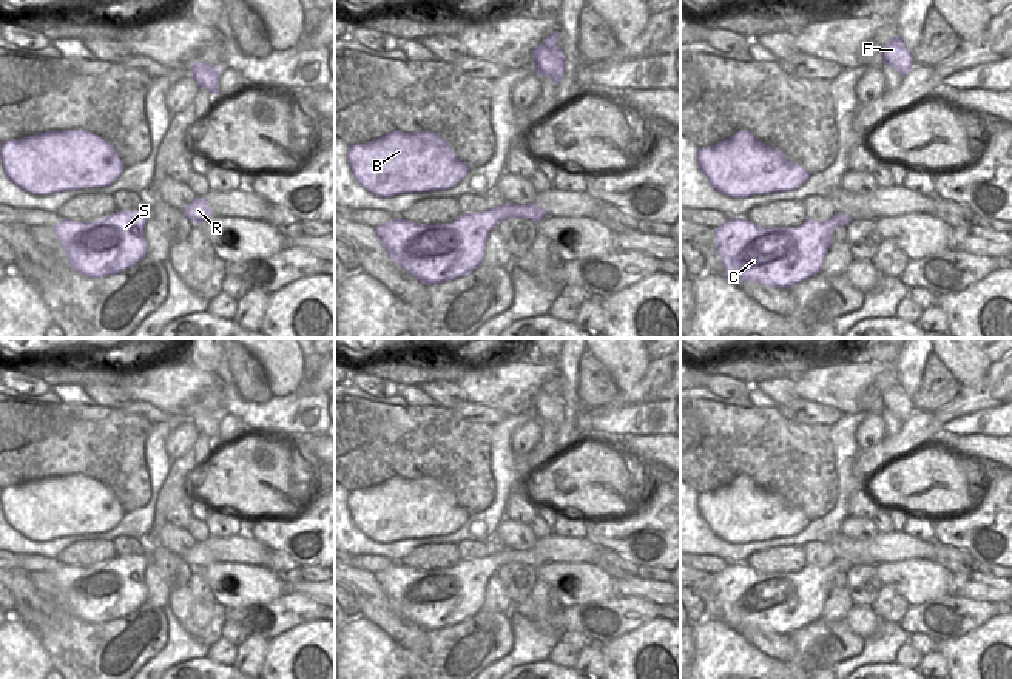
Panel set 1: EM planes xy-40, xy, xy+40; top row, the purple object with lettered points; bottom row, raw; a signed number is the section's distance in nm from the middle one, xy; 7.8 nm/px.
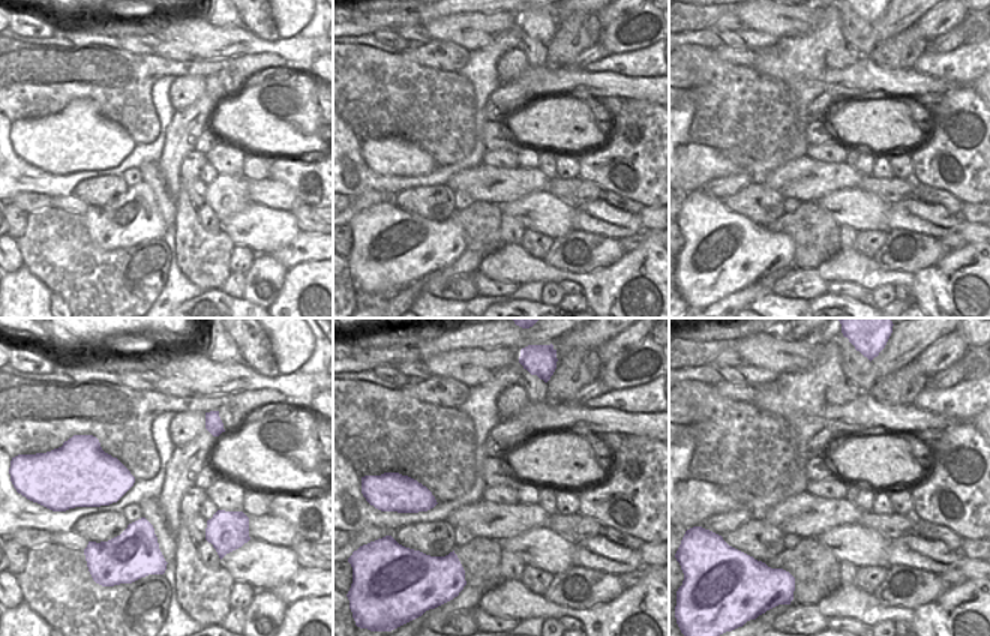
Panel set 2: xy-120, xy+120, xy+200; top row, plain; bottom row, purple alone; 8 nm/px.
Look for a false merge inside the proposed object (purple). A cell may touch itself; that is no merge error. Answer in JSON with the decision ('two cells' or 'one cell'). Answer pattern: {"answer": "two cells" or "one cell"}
{"answer": "one cell"}

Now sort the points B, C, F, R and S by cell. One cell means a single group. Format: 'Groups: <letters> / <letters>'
Groups: B C F R S.

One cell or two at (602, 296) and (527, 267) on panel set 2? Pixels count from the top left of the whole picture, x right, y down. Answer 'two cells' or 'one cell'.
one cell

